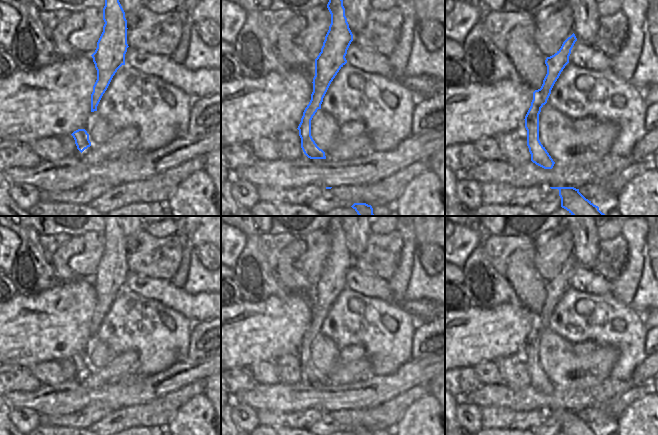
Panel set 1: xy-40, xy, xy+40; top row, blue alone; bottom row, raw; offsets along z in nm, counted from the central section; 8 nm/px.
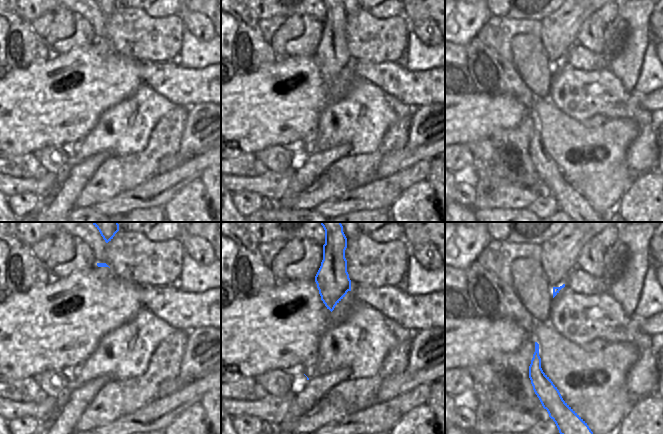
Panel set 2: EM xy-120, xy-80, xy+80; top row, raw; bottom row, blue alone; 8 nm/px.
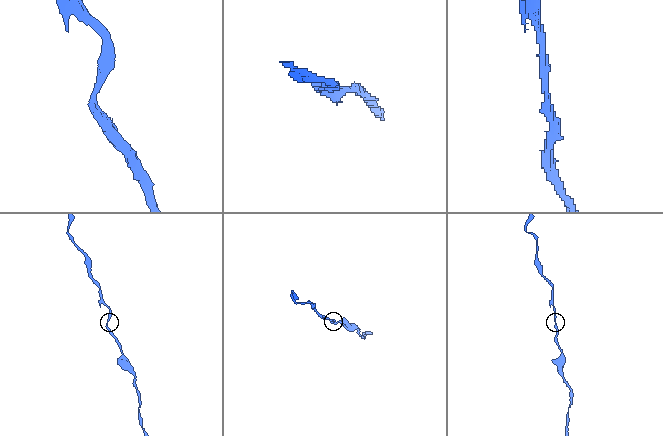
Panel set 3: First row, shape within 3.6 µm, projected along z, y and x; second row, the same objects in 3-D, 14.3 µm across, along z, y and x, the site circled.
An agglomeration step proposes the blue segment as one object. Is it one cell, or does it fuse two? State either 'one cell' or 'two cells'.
one cell

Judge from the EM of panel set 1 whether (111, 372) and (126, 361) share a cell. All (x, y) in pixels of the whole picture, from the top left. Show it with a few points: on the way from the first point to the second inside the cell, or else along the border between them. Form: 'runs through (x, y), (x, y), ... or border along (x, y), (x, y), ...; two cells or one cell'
runs through (115, 369), (122, 364); one cell

